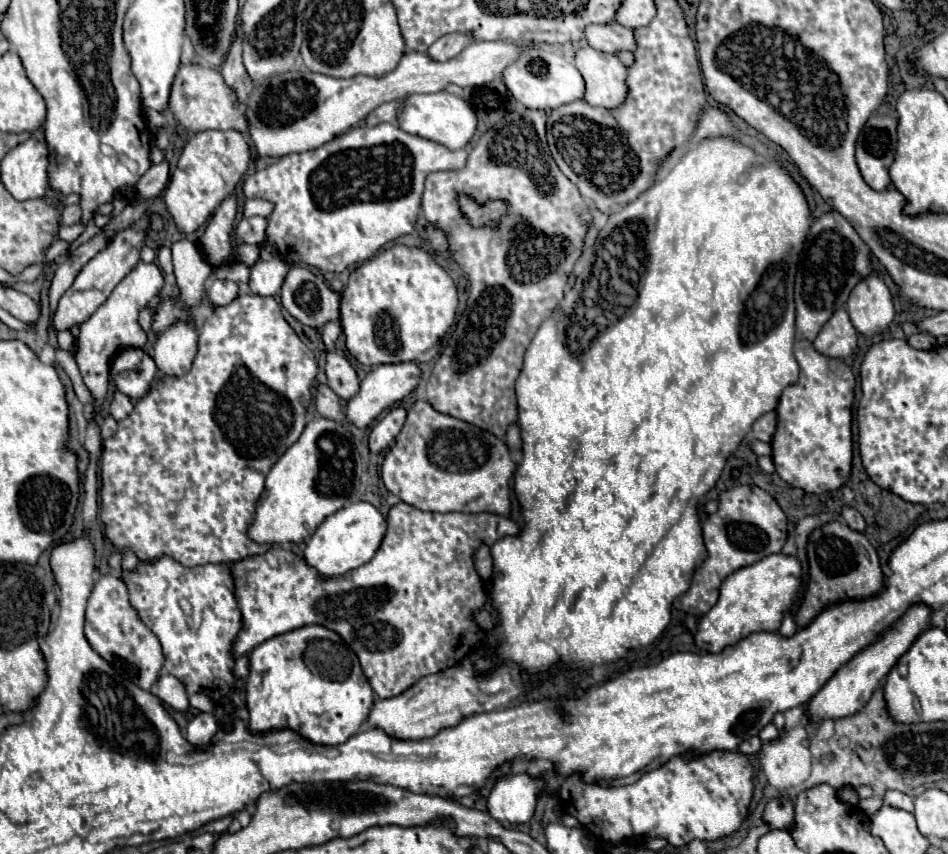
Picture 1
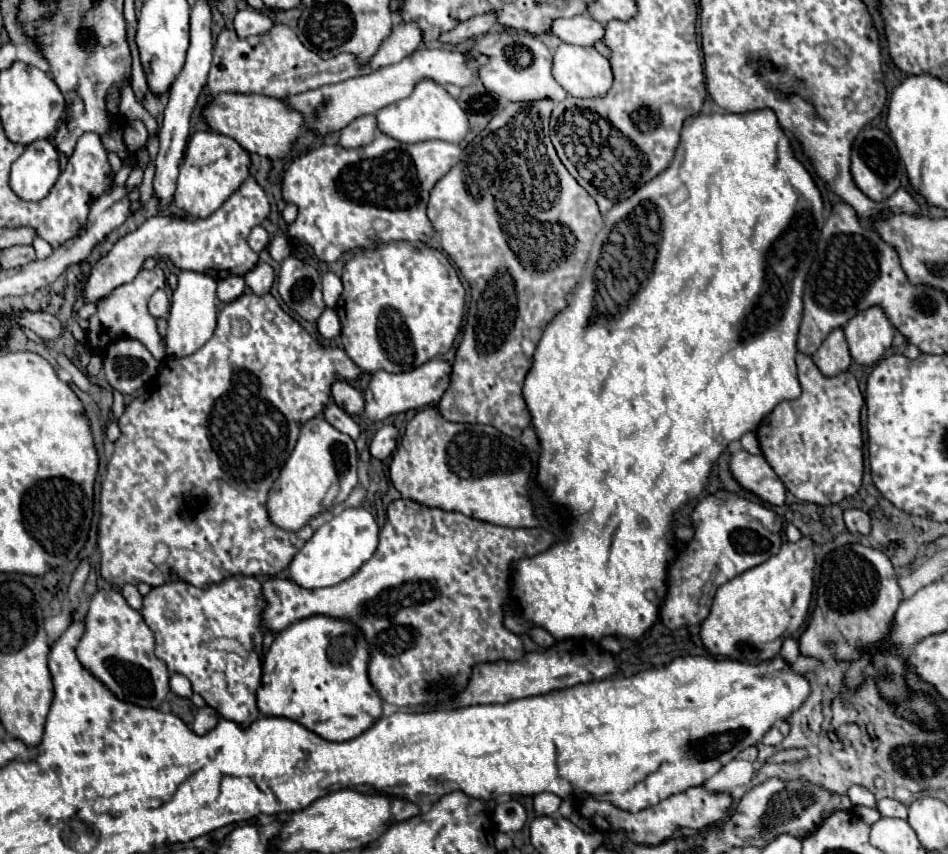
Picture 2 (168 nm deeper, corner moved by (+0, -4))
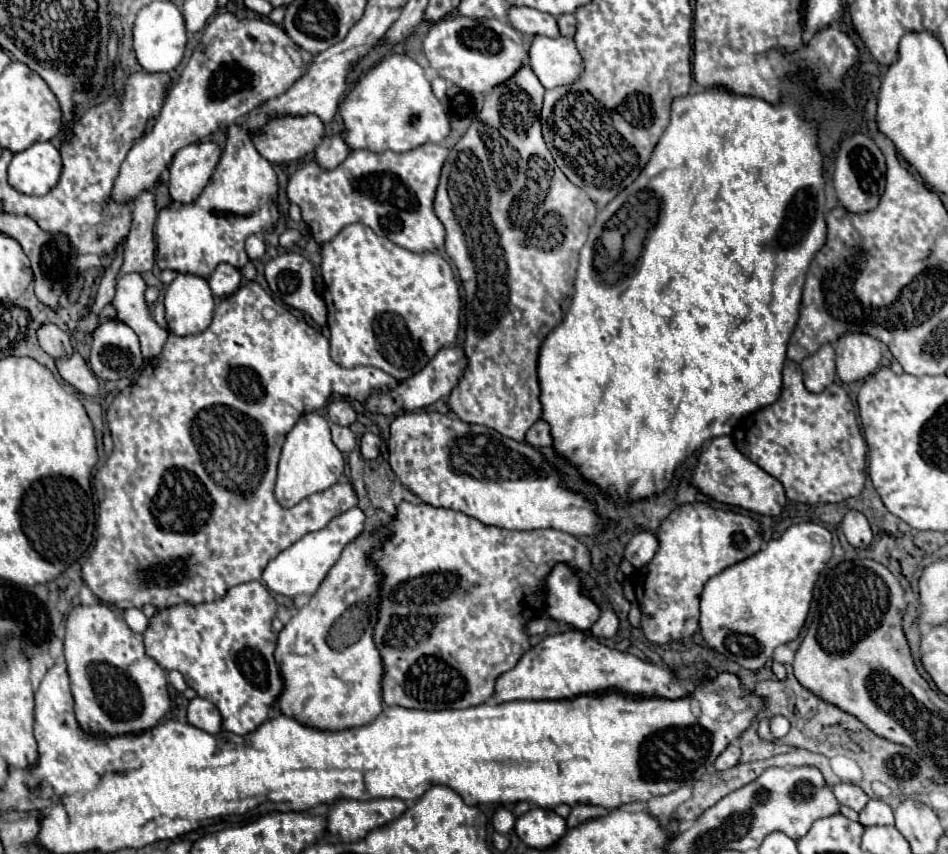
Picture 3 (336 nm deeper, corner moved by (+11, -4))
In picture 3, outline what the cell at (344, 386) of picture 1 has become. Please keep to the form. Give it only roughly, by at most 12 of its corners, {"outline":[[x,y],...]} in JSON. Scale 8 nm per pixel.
{"outline":[[347,400],[327,406],[331,422],[351,426],[357,414]]}

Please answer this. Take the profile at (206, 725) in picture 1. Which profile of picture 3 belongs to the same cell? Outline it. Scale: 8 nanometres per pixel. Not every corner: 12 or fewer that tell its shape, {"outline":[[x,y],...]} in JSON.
{"outline":[[203,698],[189,702],[187,722],[209,734],[221,732],[217,708]]}

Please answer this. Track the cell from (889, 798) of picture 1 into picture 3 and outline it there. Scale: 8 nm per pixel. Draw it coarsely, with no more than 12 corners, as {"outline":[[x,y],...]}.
{"outline":[[869,800],[859,812],[863,826],[893,824],[893,810],[883,800]]}

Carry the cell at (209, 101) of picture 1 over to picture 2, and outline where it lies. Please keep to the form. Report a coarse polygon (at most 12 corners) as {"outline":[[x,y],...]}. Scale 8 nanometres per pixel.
{"outline":[[220,94],[206,124],[244,150],[284,158],[304,116],[284,100]]}

